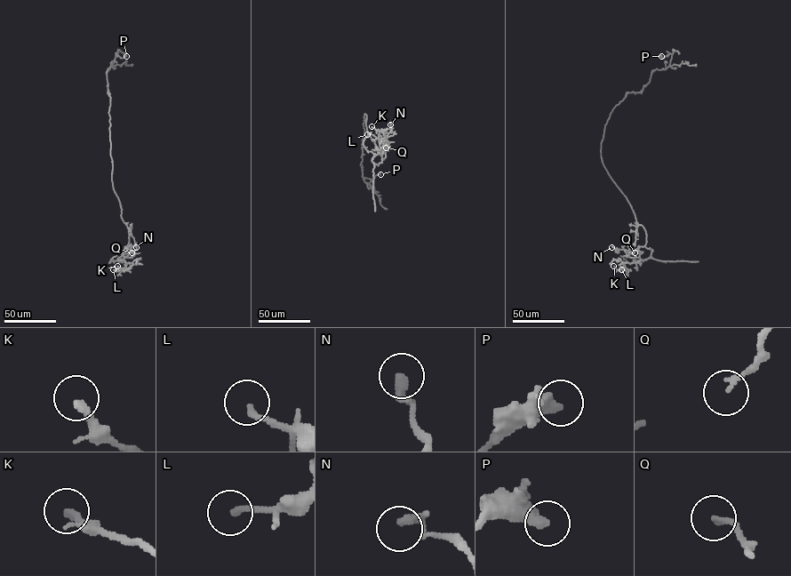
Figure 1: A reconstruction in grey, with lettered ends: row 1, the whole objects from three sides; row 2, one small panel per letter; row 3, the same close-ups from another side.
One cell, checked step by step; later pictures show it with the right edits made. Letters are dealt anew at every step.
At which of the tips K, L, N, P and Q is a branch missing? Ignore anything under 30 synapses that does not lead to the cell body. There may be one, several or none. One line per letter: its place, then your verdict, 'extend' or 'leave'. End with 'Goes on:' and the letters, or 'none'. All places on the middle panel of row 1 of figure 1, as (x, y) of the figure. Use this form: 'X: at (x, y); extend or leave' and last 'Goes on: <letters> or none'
K: at (371, 126); leave
L: at (367, 134); leave
N: at (390, 124); leave
P: at (380, 174); leave
Q: at (386, 148); leave
Goes on: none

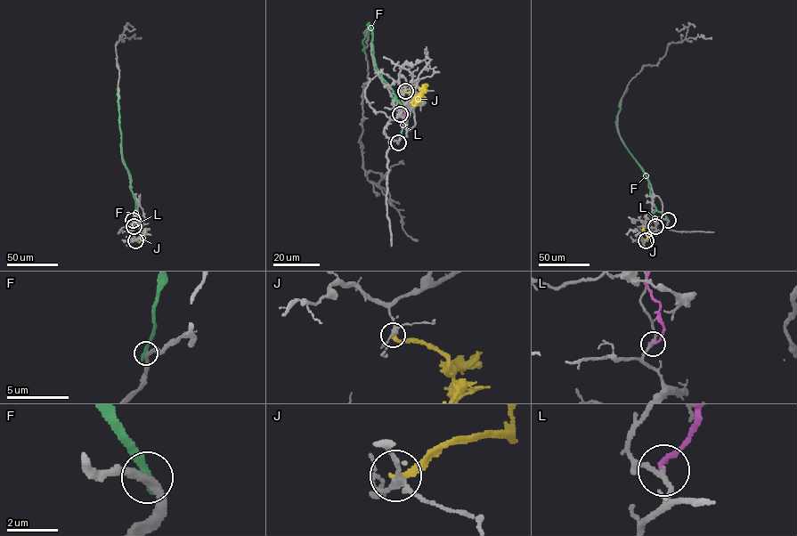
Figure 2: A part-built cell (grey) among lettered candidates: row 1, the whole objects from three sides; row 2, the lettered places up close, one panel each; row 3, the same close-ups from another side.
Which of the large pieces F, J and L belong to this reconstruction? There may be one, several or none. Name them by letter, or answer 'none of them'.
none of them

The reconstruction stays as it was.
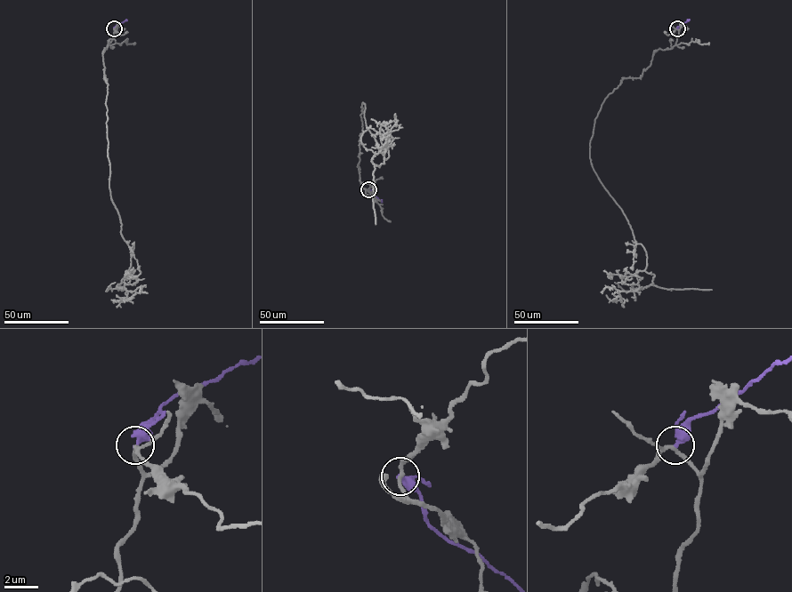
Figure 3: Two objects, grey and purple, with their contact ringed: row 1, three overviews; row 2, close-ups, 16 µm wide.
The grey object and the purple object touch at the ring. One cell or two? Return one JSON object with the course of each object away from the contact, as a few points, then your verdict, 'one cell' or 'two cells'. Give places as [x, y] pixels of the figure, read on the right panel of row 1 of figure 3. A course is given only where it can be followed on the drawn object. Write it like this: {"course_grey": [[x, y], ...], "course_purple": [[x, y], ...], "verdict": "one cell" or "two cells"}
{"course_grey": [[677, 28], [673, 46], [605, 99], [589, 156], [653, 284], [712, 290]], "course_purple": [[677, 28], [689, 20]], "verdict": "two cells"}

